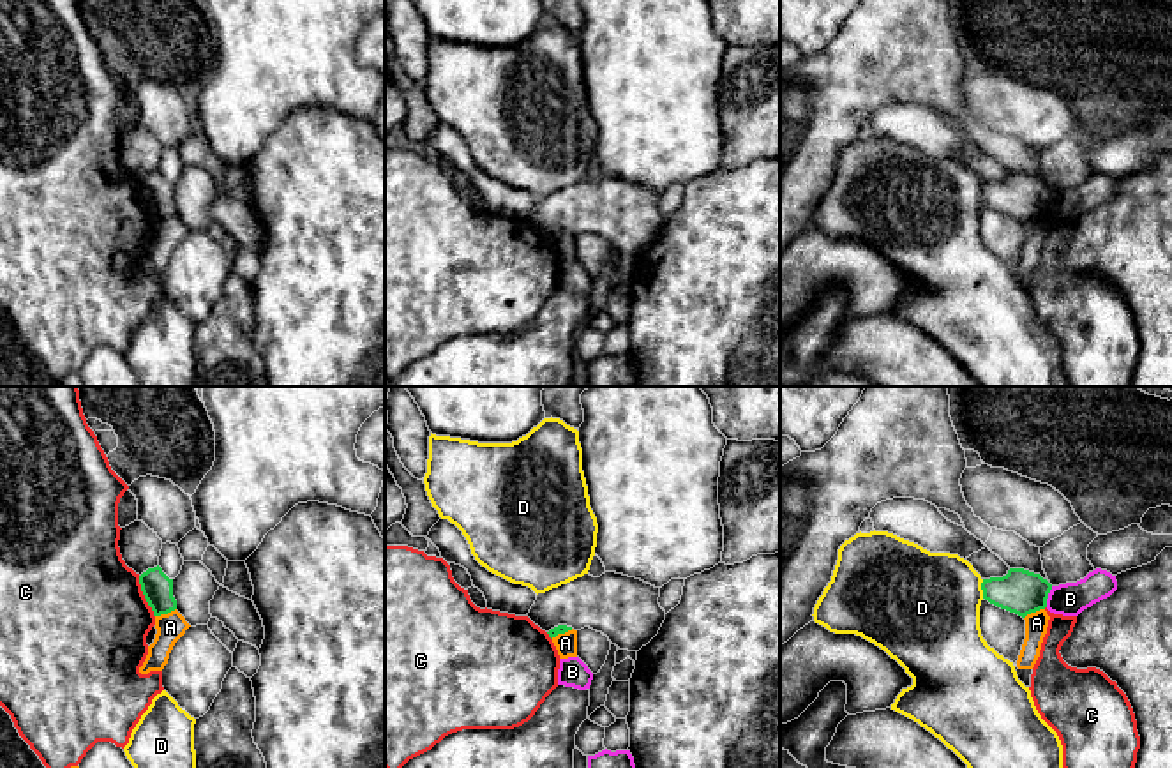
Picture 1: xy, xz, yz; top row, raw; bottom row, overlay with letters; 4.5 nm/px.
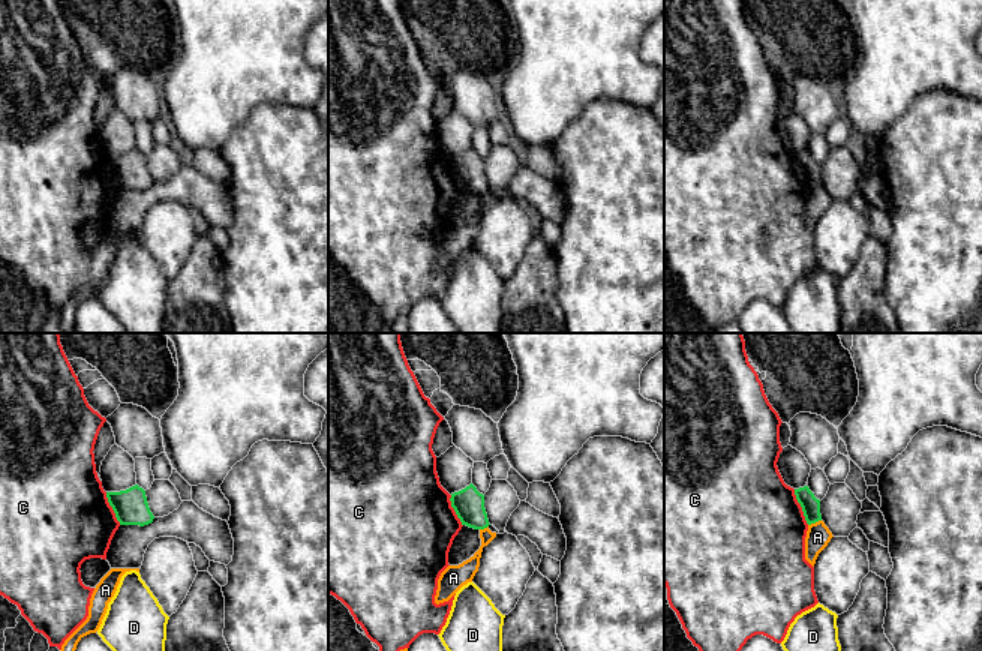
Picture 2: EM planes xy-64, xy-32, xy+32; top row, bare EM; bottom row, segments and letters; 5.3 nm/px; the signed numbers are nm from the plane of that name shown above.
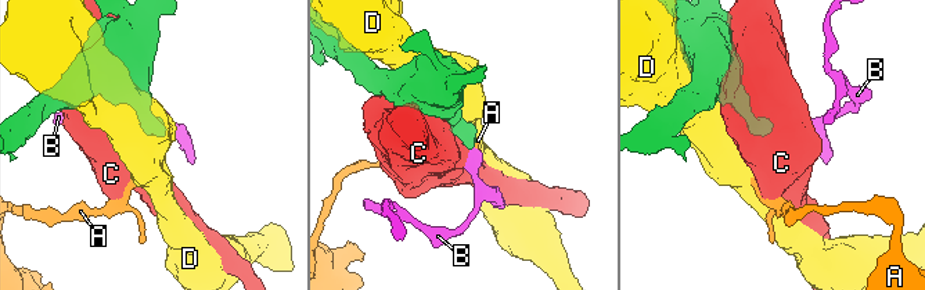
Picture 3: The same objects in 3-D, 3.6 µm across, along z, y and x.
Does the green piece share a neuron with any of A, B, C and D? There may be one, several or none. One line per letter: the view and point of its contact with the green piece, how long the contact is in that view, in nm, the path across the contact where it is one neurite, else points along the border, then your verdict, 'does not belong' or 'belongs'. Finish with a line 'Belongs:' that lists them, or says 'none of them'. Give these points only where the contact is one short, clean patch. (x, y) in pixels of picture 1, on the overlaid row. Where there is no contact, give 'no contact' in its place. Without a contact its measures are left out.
A: meets green in xy at (165, 613); contact 100 nm long; does not belong
B: meets green in yz at (1047, 597); contact 100 nm long; border along yz (1052, 587), (1045, 606); does not belong
C: meets green in xy at (145, 597); contact 200 nm long; does not belong
D: meets green in yz at (982, 588); contact 90 nm long; does not belong
Belongs: none of them

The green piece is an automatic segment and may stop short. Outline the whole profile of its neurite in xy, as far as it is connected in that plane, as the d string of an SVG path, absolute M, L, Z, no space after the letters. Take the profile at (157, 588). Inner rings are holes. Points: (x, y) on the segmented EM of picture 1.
M159 565L141 574L139 584L154 616L168 614L177 609L173 579L169 579Z

